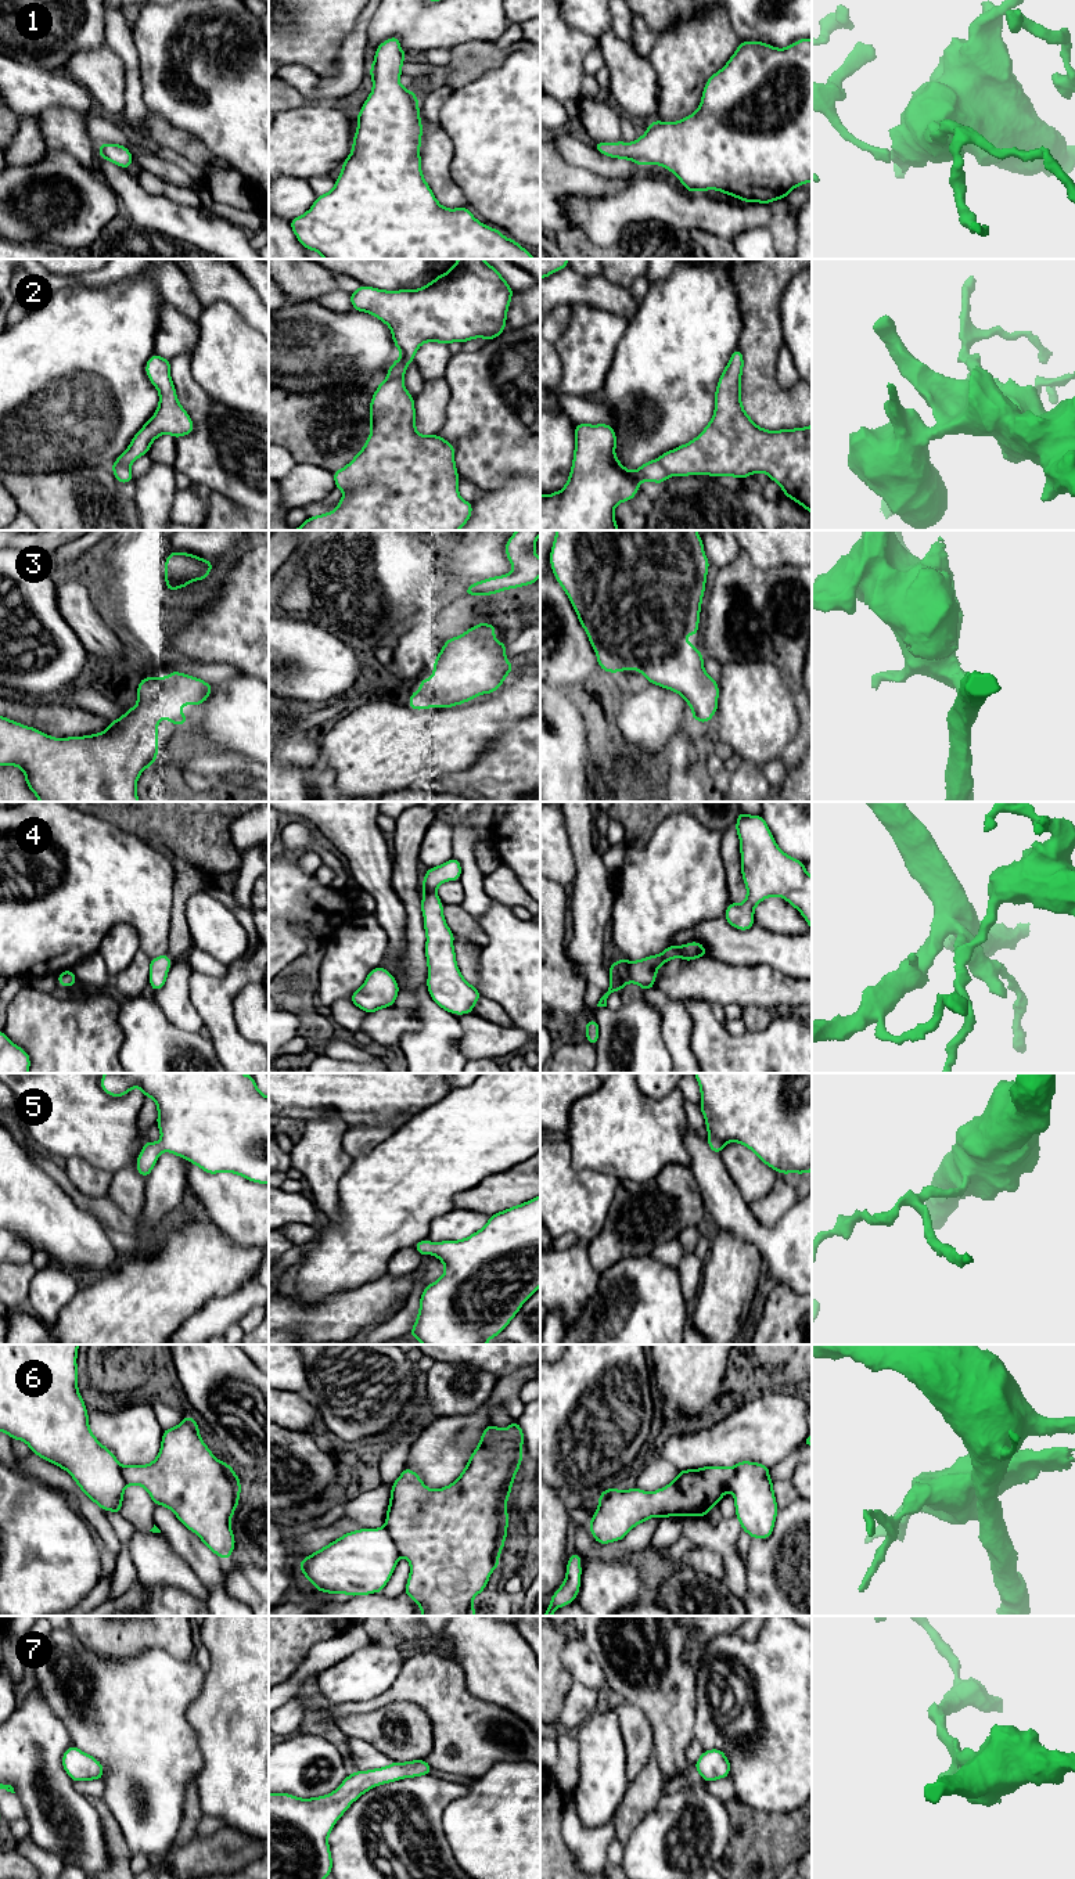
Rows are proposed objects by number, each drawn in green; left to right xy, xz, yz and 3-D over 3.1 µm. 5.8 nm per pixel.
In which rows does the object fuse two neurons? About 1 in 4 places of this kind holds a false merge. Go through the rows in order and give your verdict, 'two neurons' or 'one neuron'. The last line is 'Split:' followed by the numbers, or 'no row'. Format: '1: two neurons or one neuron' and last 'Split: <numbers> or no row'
1: one neuron
2: two neurons
3: one neuron
4: one neuron
5: one neuron
6: two neurons
7: one neuron
Split: 2, 6

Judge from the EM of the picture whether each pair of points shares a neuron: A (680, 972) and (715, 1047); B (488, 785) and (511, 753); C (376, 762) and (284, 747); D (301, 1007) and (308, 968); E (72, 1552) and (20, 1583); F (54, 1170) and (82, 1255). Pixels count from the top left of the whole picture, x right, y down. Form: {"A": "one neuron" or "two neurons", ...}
{"A": "two neurons", "B": "one neuron", "C": "two neurons", "D": "one neuron", "E": "one neuron", "F": "two neurons"}

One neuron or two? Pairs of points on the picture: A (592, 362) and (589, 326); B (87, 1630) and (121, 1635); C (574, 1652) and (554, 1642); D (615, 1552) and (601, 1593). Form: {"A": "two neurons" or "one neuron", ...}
{"A": "one neuron", "B": "one neuron", "C": "two neurons", "D": "two neurons"}

